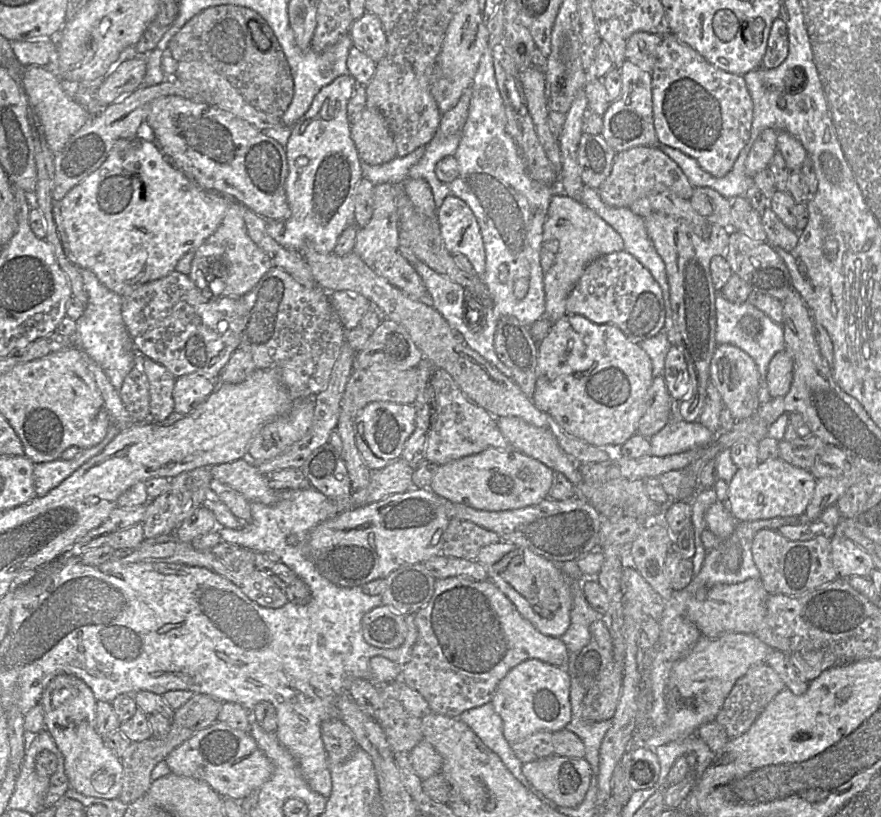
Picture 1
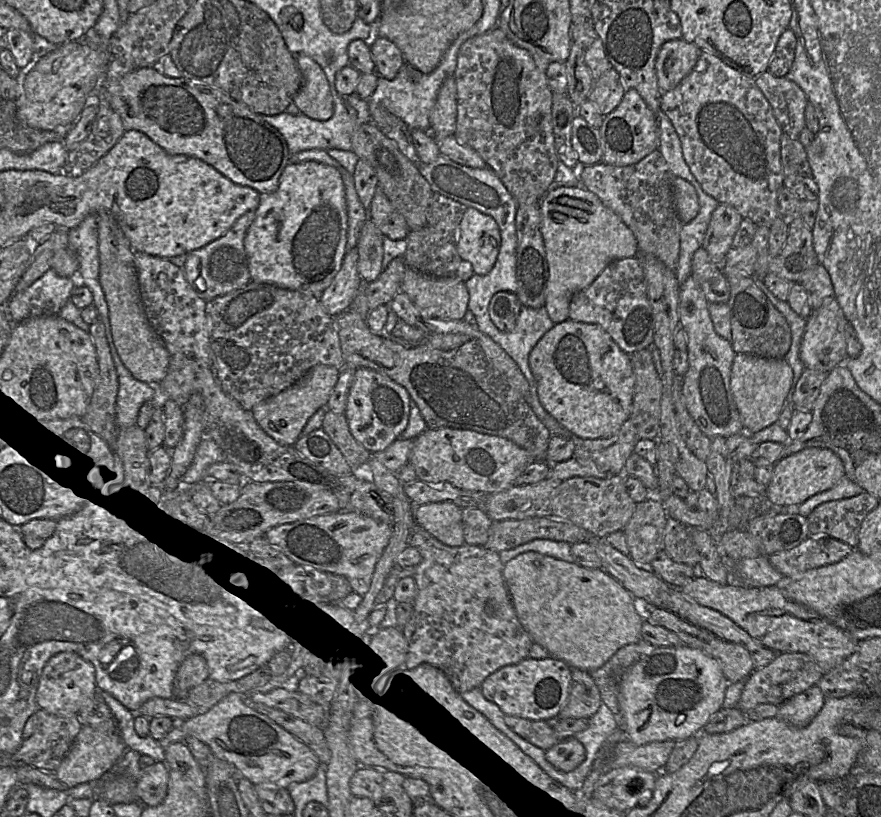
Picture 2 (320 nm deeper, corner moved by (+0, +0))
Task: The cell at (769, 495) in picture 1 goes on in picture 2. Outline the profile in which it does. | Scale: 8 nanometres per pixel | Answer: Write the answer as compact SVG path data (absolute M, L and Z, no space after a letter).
M820 447L805 448L780 458L774 464L771 481L766 486L767 498L774 506L796 508L812 496L831 489L844 476L843 462L832 450Z

